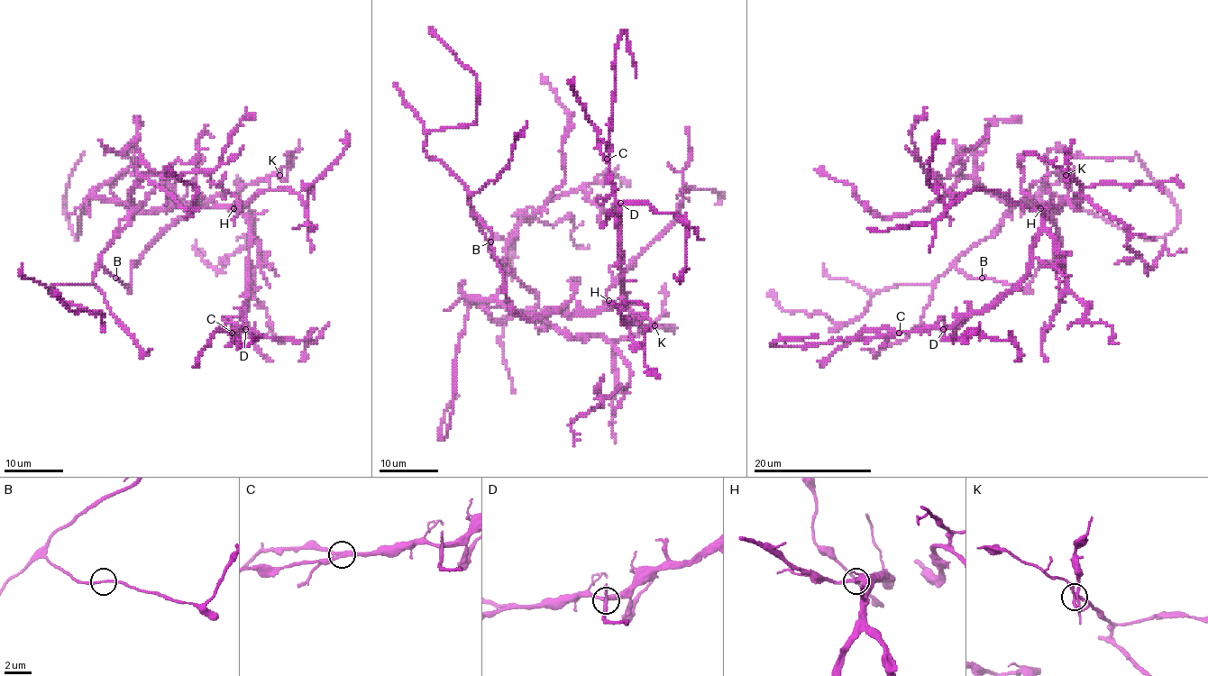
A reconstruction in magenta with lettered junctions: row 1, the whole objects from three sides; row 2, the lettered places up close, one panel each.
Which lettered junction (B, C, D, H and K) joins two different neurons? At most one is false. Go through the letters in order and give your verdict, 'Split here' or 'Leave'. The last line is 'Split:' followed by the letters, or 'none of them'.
B: Leave
C: Leave
D: Leave
H: Leave
K: Leave
Split: none of them

